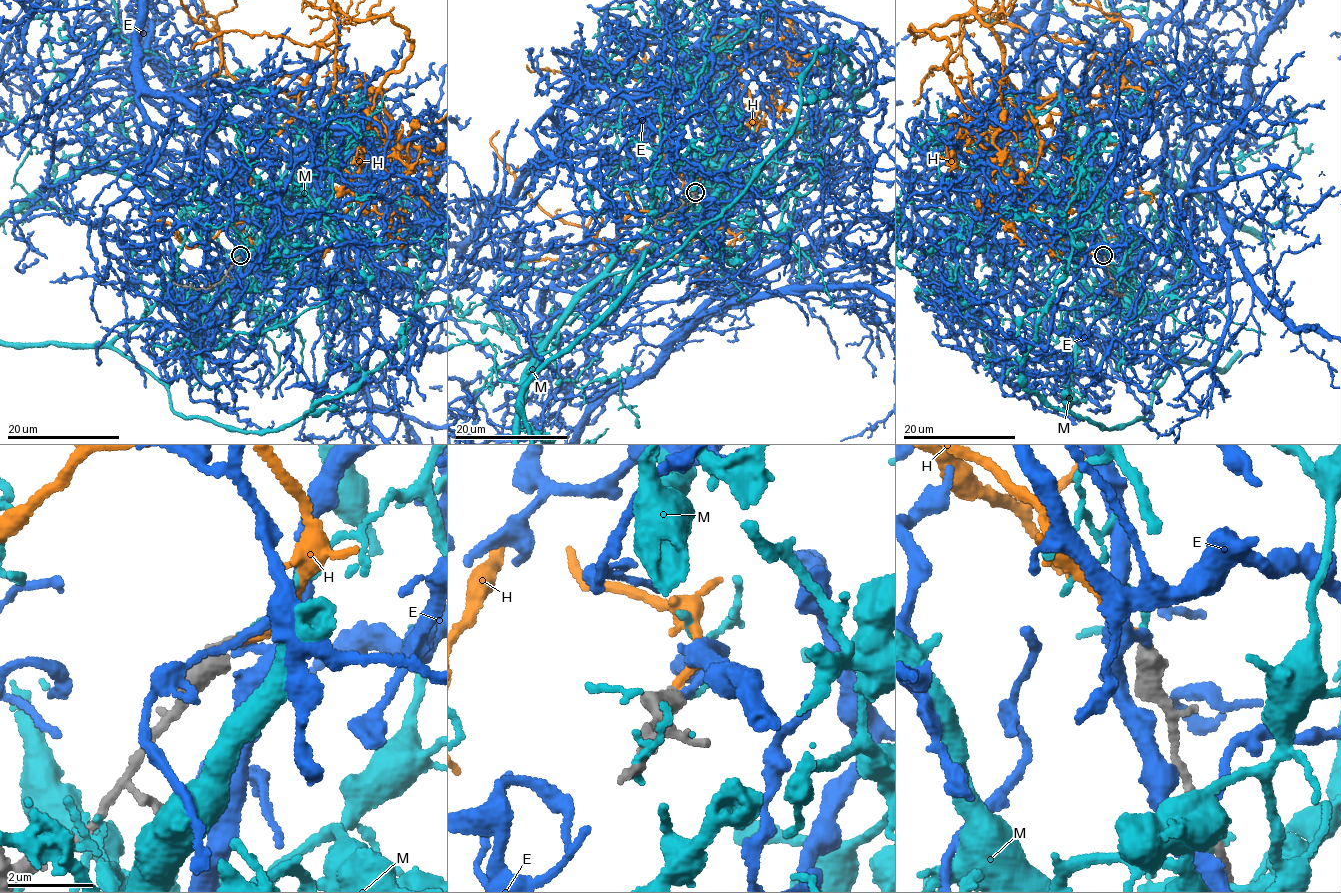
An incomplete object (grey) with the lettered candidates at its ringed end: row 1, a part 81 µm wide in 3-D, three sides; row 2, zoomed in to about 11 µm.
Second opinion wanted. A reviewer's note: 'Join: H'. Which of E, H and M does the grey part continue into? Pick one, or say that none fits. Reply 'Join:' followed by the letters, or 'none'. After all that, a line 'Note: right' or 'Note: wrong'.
Join: H
Note: right

